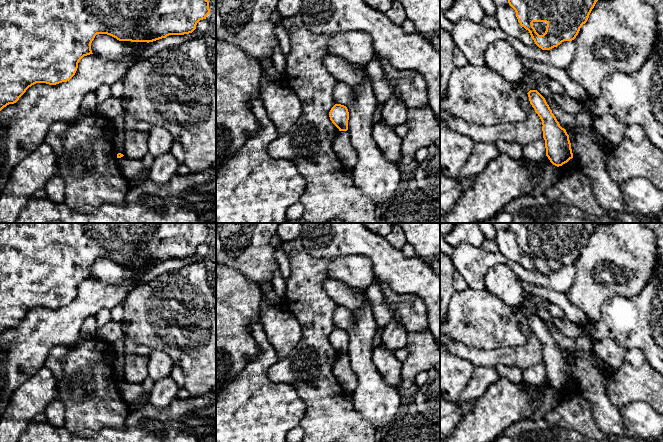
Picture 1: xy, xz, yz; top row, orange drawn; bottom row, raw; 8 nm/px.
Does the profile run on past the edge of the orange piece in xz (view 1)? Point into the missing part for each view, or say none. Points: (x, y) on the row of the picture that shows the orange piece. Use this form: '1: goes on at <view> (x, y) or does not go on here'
1: does not go on here

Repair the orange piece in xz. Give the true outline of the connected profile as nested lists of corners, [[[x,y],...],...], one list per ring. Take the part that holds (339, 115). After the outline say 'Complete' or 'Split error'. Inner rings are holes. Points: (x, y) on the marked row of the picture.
[[[335,104],[329,112],[329,117],[339,131],[348,130],[349,112],[346,106]]]. Complete

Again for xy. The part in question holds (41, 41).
[[[0,0],[0,111],[16,103],[26,90],[36,83],[56,85],[69,81],[76,73],[79,61],[93,54],[91,43],[97,34],[107,34],[119,41],[153,42],[169,35],[192,33],[200,20],[210,13],[208,0]]]. Complete

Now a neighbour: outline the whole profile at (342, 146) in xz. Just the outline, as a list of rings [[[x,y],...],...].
[[[339,131],[335,137],[332,149],[345,169],[353,170],[356,165],[356,151],[353,148],[348,131]]]

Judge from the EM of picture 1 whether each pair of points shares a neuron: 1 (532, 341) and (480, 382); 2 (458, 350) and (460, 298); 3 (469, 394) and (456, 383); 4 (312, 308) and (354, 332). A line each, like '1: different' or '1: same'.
1: different
2: different
3: different
4: different

